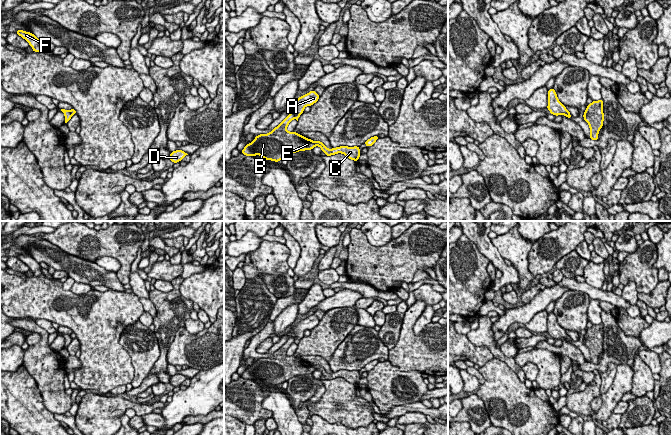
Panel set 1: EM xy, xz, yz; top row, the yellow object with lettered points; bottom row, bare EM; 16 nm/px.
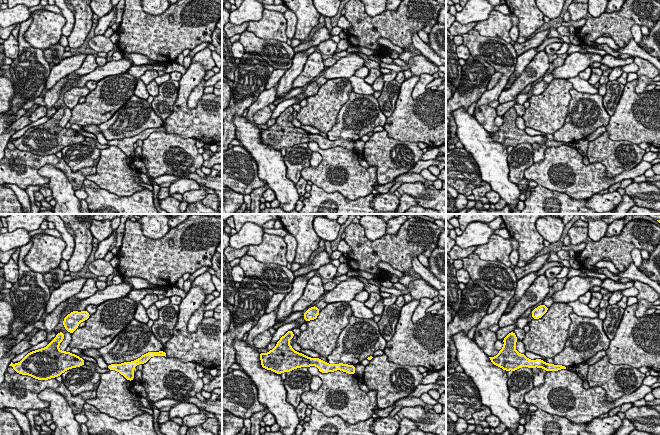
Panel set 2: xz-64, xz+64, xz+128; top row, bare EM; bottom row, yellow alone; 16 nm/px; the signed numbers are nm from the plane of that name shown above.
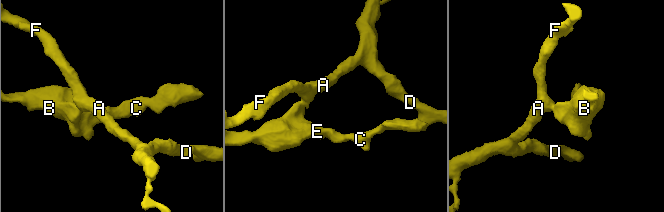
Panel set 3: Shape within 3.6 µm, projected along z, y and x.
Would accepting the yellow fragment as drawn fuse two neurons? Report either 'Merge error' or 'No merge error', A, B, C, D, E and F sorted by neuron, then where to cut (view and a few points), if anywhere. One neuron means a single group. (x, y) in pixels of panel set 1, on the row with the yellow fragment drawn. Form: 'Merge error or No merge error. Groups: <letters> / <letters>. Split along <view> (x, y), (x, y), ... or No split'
Merge error. Groups: A D F / B C E. Split along xz (292, 112), (295, 117)

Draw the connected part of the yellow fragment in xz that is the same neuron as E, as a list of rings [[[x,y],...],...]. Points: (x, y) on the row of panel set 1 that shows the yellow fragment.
[[[290,113],[270,133],[257,135],[250,144],[244,147],[241,153],[252,157],[260,155],[265,160],[278,162],[298,151],[312,150],[315,146],[319,146],[326,156],[342,153],[353,161],[359,160],[359,146],[340,146],[328,149],[320,141],[312,141],[294,131],[288,132],[287,126],[294,118],[294,113]]]

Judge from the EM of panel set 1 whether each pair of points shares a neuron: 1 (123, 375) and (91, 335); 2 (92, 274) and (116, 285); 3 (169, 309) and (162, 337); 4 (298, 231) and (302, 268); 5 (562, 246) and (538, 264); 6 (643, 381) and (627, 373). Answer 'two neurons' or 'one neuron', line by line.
1: one neuron
2: one neuron
3: one neuron
4: one neuron
5: one neuron
6: two neurons

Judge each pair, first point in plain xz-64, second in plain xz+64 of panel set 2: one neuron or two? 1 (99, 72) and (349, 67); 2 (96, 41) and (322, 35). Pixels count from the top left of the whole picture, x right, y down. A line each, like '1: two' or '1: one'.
1: one
2: two

